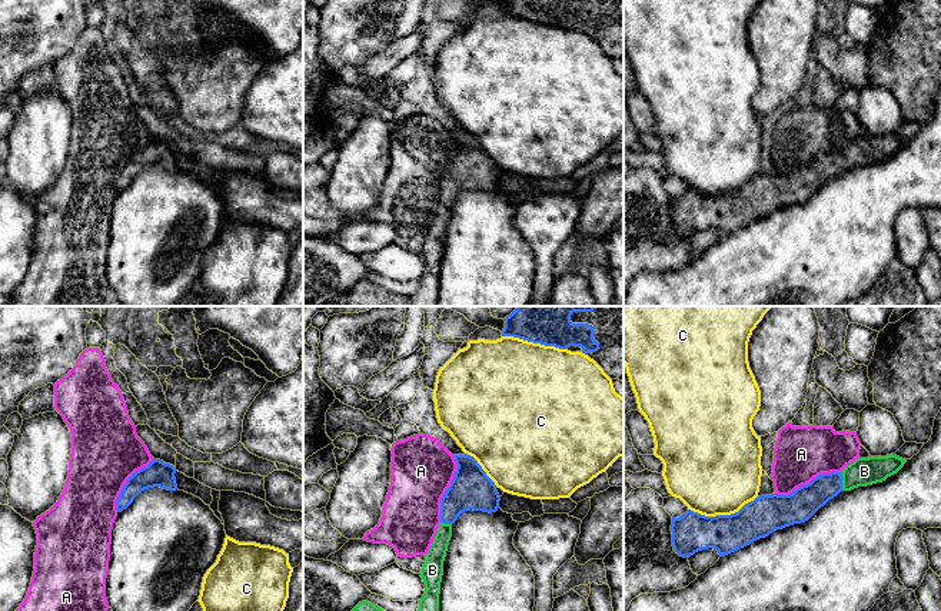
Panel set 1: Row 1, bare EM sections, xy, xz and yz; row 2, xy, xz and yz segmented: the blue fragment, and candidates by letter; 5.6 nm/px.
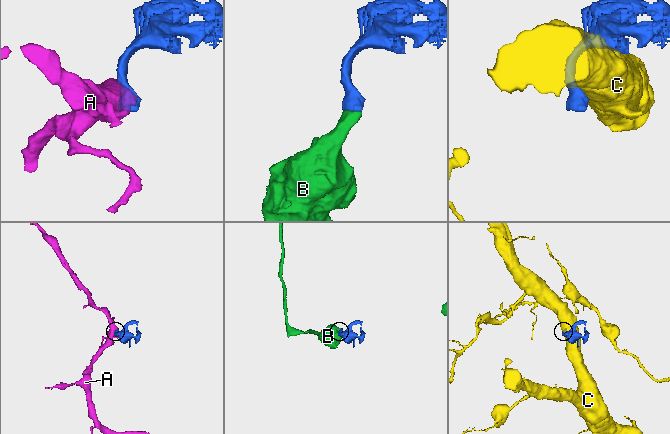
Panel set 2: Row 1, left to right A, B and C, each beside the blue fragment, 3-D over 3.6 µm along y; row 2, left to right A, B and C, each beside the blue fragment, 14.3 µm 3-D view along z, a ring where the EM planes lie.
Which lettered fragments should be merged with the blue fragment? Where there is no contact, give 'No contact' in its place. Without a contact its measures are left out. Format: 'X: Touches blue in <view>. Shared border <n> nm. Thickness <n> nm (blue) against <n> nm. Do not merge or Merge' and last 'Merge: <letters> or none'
A: Touches blue in xz. Shared border 380 nm. Thickness 240 nm (blue) against 360 nm. Do not merge
B: Touches blue in yz. Shared border 110 nm. Thickness 170 nm (blue) against 160 nm. Merge
C: Touches blue in yz. Shared border 400 nm. Thickness 220 nm (blue) against 480 nm. Do not merge
Merge: B

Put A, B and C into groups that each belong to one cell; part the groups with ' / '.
A / B / C

